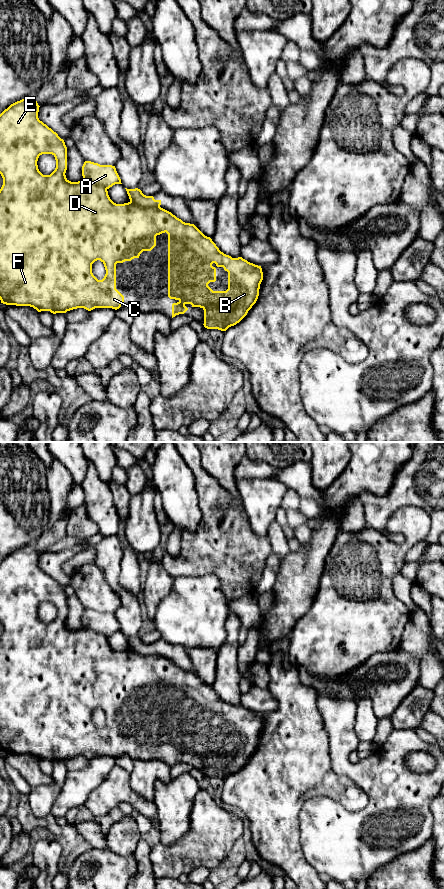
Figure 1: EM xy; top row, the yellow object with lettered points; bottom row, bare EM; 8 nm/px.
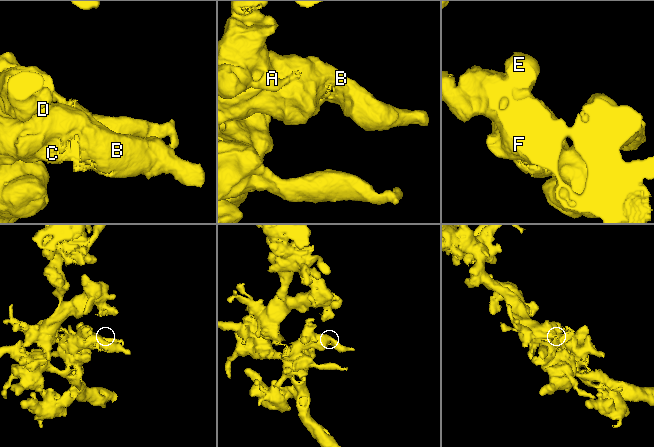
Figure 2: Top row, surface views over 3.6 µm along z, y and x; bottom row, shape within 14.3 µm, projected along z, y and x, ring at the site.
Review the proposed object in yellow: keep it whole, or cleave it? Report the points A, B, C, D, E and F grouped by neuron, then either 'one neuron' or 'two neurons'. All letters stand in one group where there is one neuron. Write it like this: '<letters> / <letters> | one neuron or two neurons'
A B C D E F | one neuron

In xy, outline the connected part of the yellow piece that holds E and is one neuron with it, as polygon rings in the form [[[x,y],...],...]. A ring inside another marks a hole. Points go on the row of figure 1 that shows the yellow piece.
[[[26,97],[20,101],[11,104],[0,114],[0,174],[3,178],[3,185],[0,189],[0,300],[6,305],[30,306],[38,312],[50,311],[53,314],[66,313],[67,311],[84,308],[91,311],[95,308],[119,309],[124,302],[124,296],[116,289],[116,264],[125,261],[131,261],[139,258],[143,251],[151,251],[156,246],[156,236],[162,233],[168,234],[168,297],[178,302],[172,304],[172,318],[179,314],[184,314],[188,308],[186,304],[192,307],[200,307],[204,310],[204,327],[207,329],[218,329],[226,331],[229,327],[239,323],[256,303],[259,296],[260,284],[263,280],[261,266],[248,262],[242,257],[232,258],[219,250],[210,237],[205,236],[194,224],[185,223],[177,218],[171,212],[160,207],[161,200],[155,200],[153,196],[146,196],[138,188],[126,189],[130,201],[124,204],[114,203],[109,195],[108,189],[115,184],[122,184],[115,166],[100,165],[91,161],[85,161],[82,166],[83,179],[78,182],[71,182],[66,178],[67,170],[67,147],[63,139],[56,132],[49,128],[38,118],[39,105],[35,99]],[[42,154],[52,154],[56,160],[56,168],[50,175],[43,175],[37,165],[37,161]],[[100,260],[105,267],[106,274],[102,280],[98,280],[92,273],[92,264]],[[215,263],[217,267],[223,267],[228,272],[228,289],[226,291],[213,291],[208,284],[216,281],[216,268],[212,266]]]

